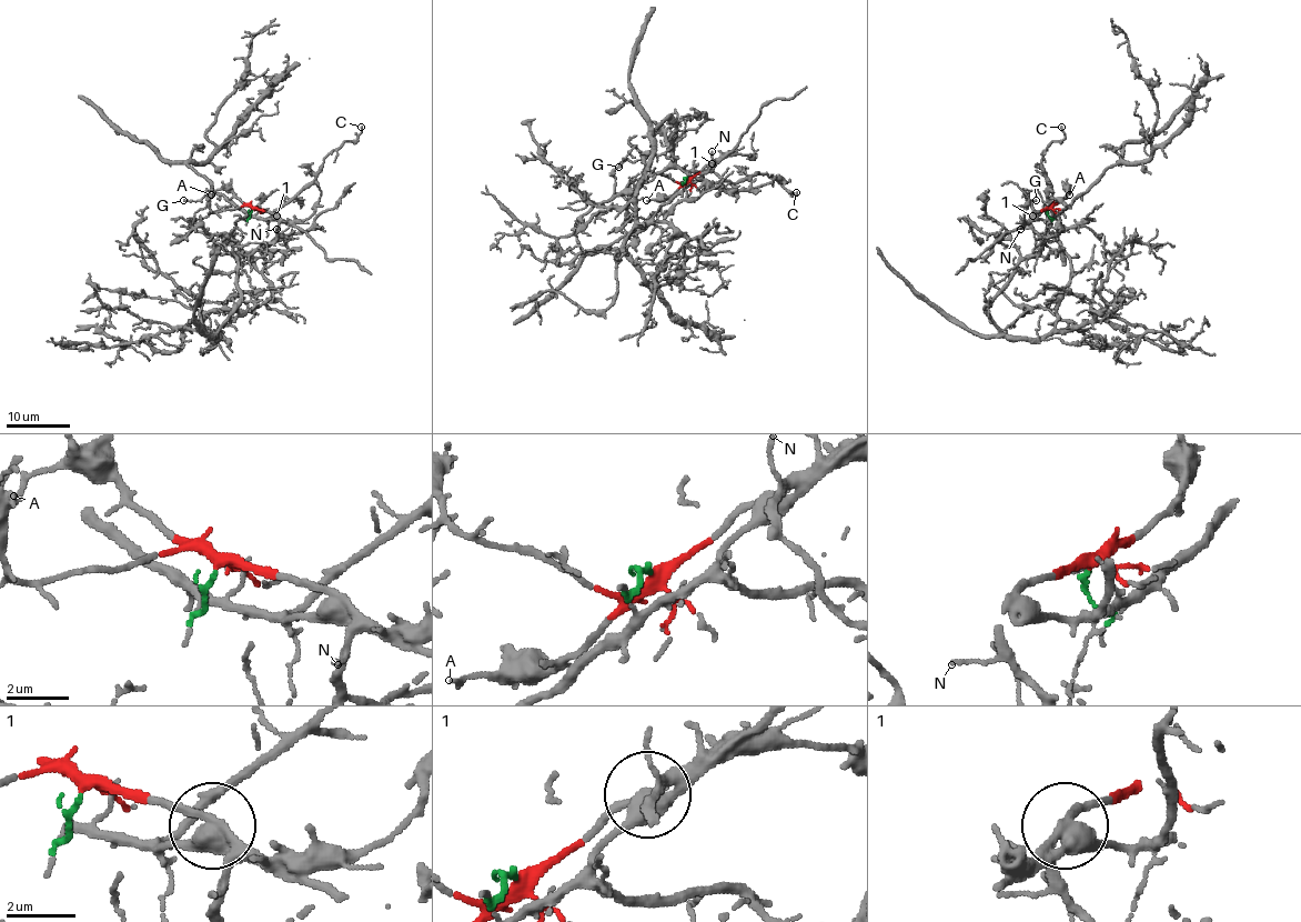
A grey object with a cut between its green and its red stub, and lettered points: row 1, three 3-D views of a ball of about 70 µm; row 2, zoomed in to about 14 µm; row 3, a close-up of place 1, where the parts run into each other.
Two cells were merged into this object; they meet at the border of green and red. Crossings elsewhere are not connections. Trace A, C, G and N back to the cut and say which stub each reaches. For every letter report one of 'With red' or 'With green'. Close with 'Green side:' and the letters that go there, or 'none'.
A: With red
C: With green
G: With red
N: With red
Green side: C

